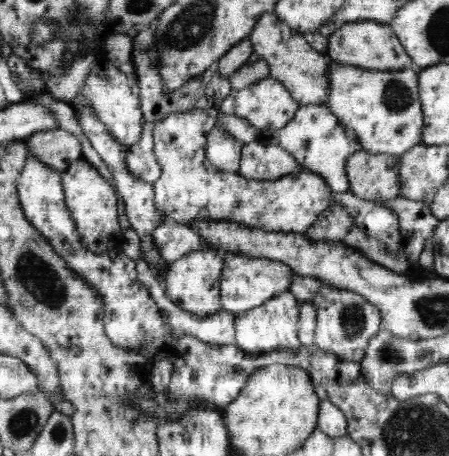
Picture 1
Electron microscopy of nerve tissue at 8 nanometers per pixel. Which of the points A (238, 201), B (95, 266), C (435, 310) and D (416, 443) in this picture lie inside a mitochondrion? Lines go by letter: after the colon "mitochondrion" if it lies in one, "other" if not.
A: mitochondrion
B: other
C: mitochondrion
D: mitochondrion

